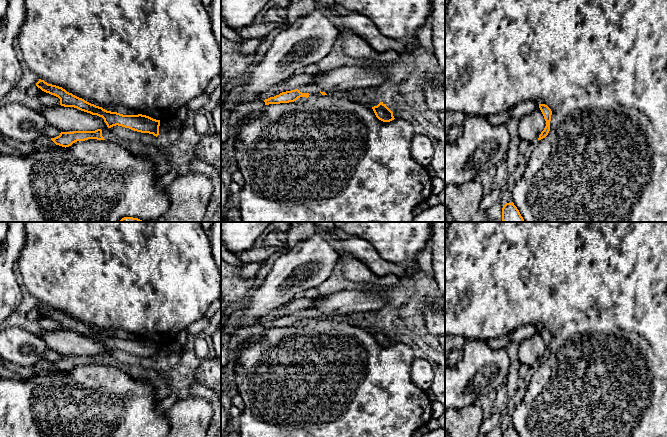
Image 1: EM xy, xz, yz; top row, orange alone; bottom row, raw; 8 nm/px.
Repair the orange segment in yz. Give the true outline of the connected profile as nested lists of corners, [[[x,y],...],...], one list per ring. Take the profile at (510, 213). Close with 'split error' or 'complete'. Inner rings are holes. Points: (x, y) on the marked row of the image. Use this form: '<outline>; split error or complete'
[[[506,203],[502,208],[502,221],[503,222],[524,222],[519,210],[514,203]]]; complete

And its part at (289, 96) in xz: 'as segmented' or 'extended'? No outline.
as segmented

